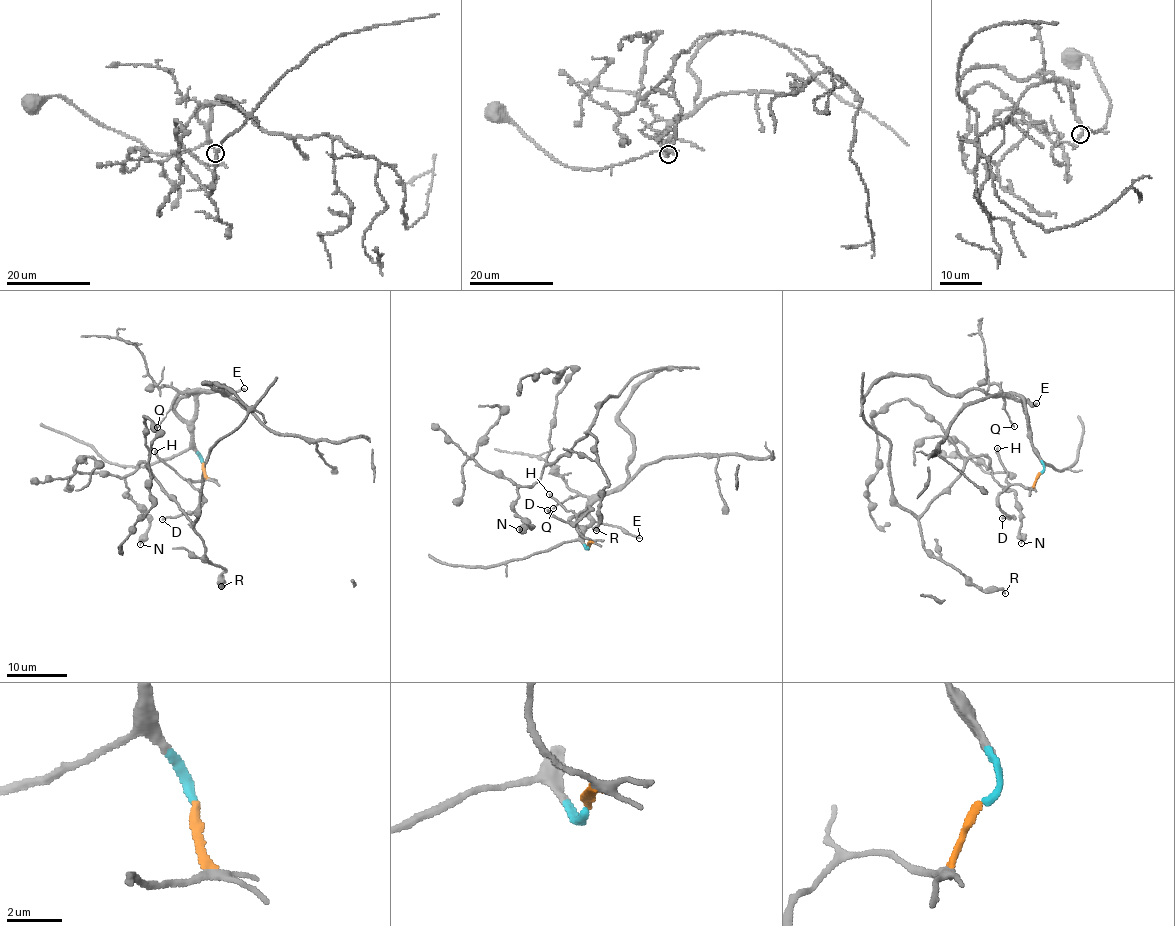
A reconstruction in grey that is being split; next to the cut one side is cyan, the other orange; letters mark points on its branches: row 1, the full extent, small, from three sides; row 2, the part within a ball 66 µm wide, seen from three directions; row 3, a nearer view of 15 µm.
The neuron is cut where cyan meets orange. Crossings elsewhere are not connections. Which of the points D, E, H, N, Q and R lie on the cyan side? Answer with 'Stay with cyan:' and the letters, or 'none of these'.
Stay with cyan: E, N, Q, R

